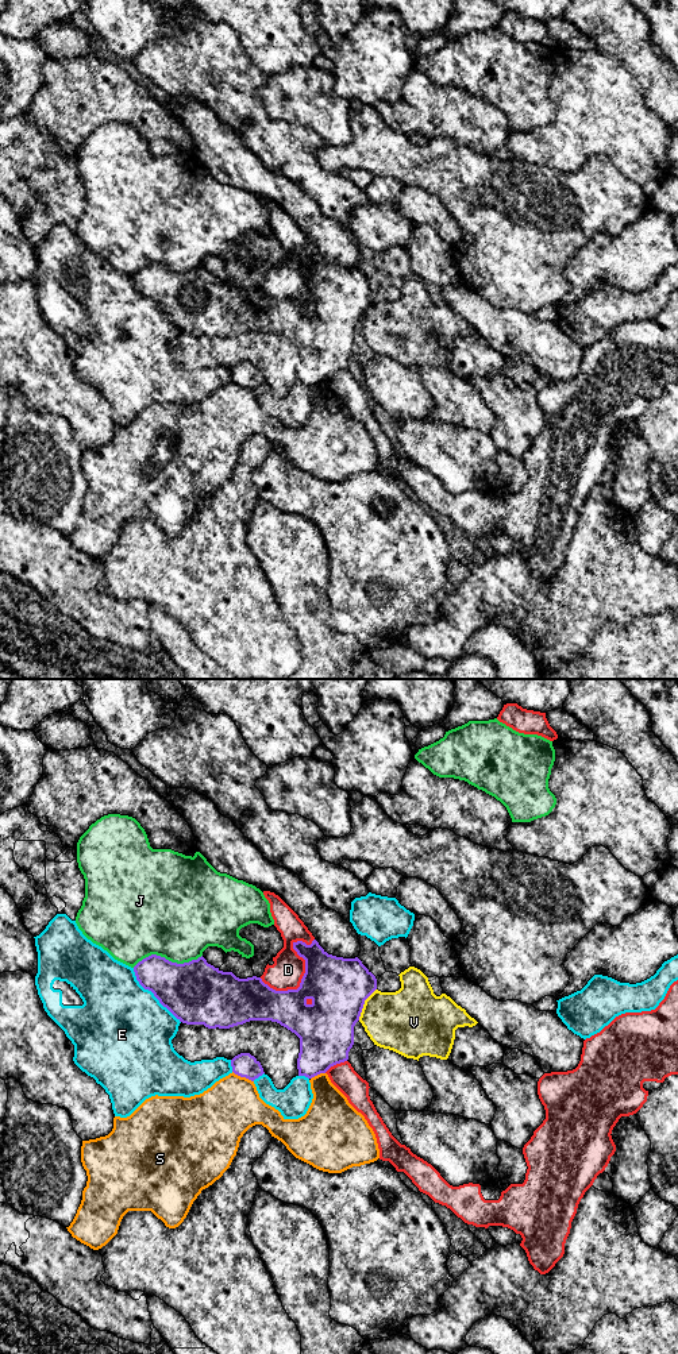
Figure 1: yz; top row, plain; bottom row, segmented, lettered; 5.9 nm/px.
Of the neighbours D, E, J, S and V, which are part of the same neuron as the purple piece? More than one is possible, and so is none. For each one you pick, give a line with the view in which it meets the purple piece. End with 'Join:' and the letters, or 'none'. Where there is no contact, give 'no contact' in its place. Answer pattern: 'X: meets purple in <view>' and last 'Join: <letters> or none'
Join: none

